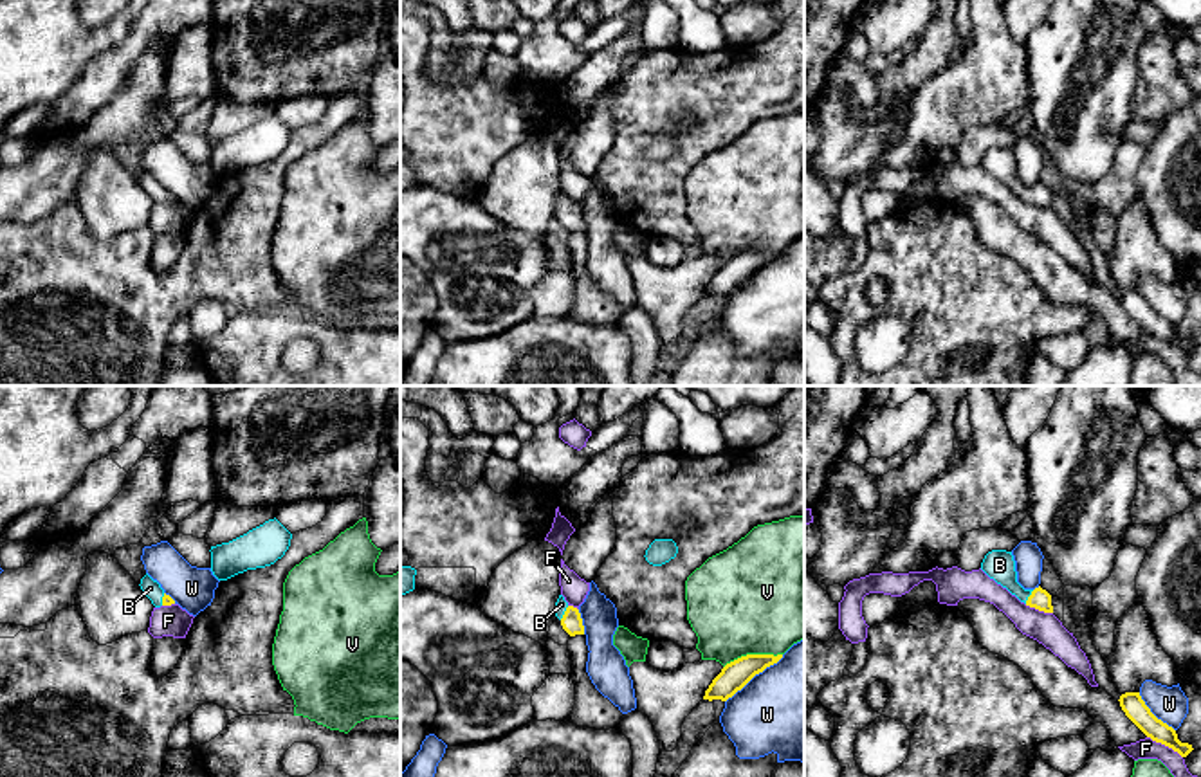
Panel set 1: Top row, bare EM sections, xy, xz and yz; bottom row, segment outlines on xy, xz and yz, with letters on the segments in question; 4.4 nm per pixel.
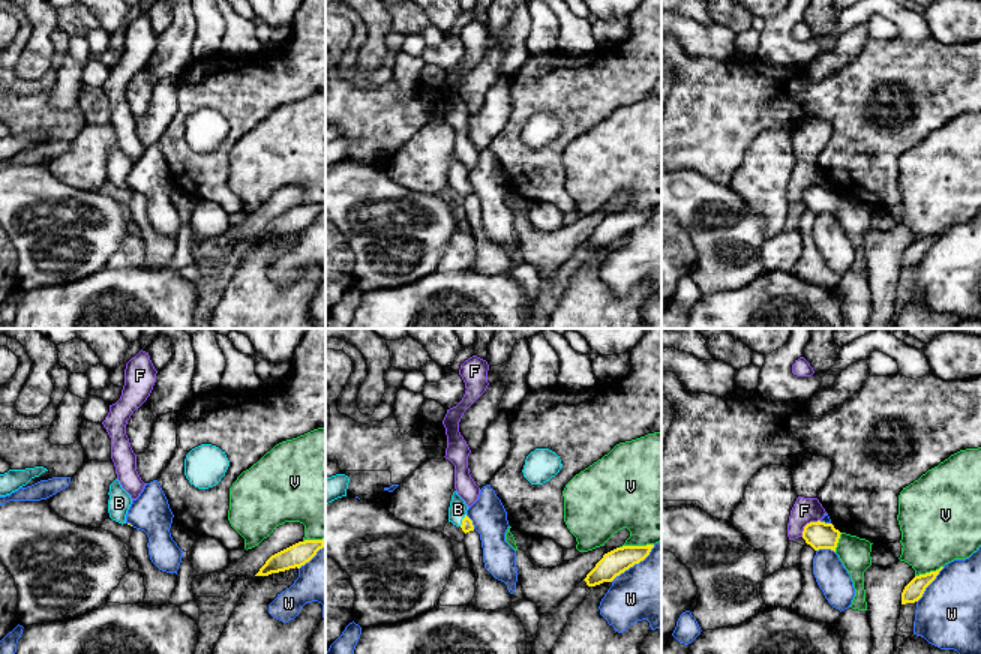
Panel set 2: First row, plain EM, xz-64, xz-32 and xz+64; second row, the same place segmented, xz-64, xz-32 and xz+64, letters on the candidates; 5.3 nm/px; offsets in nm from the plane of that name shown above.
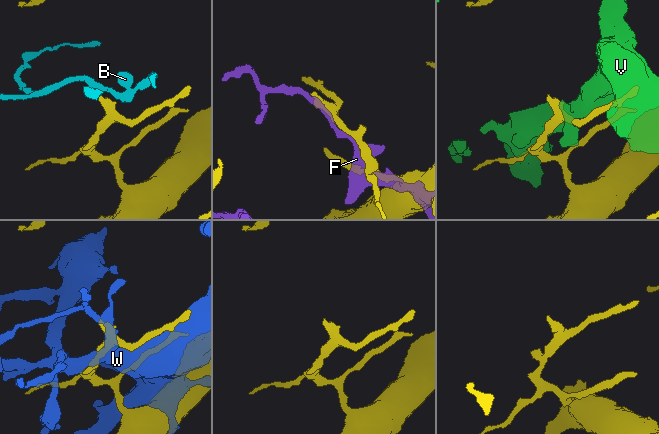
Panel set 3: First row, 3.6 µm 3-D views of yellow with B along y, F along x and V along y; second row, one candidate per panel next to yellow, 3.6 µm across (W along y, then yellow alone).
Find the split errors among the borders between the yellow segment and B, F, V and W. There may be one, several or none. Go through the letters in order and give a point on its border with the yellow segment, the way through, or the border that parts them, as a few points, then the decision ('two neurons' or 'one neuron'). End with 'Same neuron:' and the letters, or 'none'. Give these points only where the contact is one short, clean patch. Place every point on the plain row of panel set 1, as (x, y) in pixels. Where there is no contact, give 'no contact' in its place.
B: contact xz (565, 210); way xz (572, 219), (565, 210), (561, 201); one neuron
F: contact yz (1165, 341); two neurons
V: contact xz (752, 251); two neurons
W: contact xz (754, 271); two neurons
Same neuron: B

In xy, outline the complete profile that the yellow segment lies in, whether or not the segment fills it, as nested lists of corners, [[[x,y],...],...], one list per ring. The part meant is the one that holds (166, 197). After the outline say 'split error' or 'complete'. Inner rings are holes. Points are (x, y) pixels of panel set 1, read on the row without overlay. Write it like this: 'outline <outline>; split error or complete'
outline [[[148,169],[141,175],[139,182],[155,204],[175,200],[175,197],[166,191],[160,180],[153,177]]]; split error

